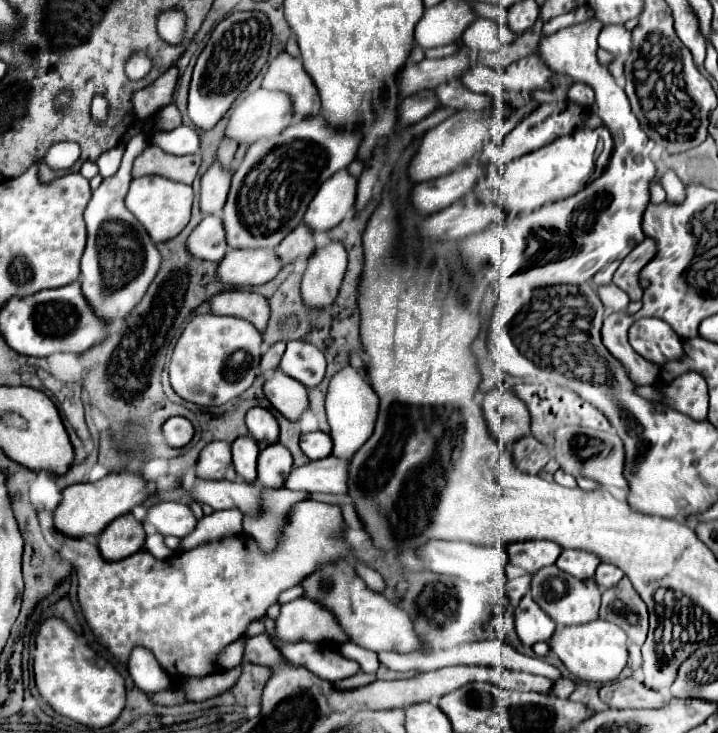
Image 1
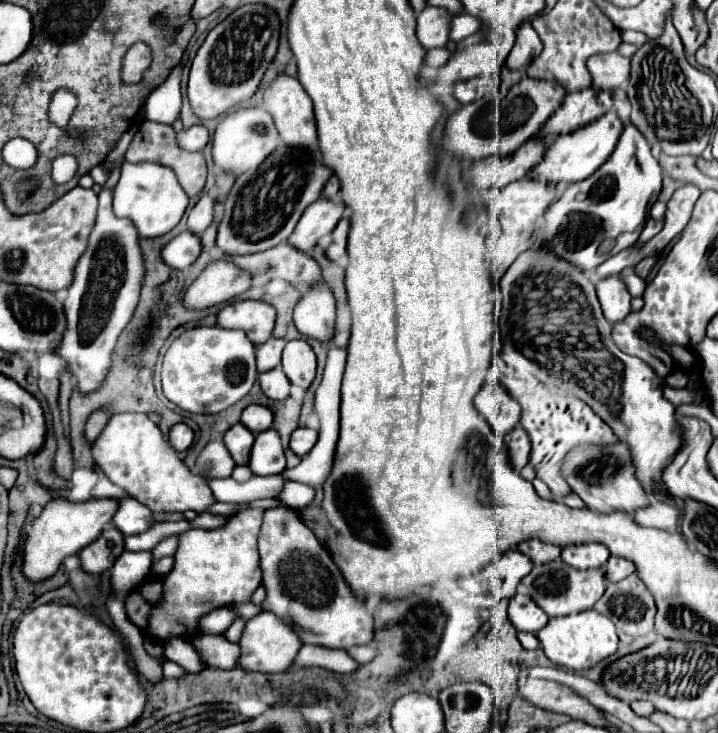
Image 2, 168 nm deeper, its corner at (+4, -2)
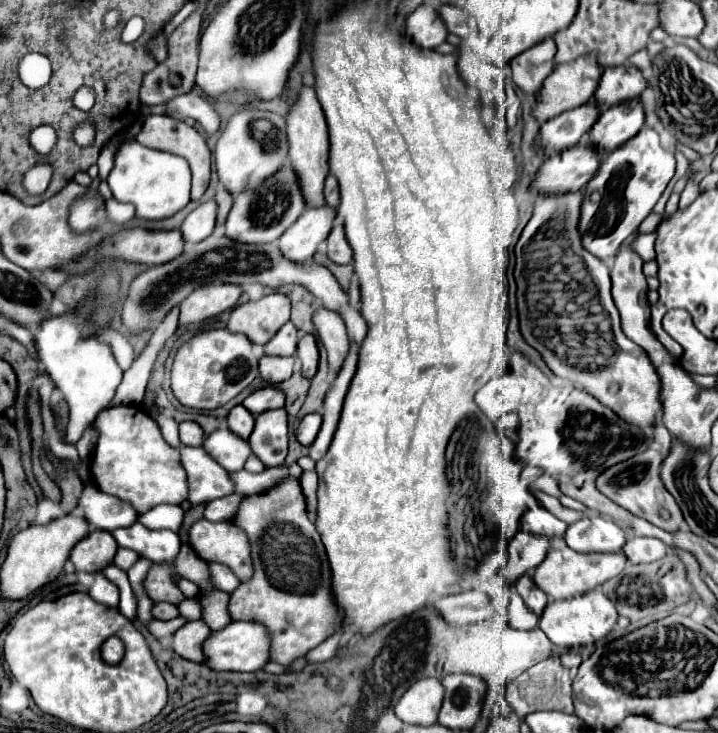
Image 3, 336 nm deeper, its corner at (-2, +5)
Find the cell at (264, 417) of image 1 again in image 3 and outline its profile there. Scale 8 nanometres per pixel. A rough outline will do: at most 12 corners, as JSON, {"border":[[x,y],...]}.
{"border":[[274,386],[252,392],[242,404],[254,414],[284,406]]}

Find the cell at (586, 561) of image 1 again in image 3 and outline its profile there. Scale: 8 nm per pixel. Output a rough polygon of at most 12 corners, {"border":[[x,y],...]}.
{"border":[[604,516],[568,526],[564,540],[580,552],[620,552],[624,530]]}

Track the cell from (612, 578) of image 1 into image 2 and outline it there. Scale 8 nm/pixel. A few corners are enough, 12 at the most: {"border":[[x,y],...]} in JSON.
{"border":[[610,557],[606,579],[622,581],[634,573],[634,563]]}

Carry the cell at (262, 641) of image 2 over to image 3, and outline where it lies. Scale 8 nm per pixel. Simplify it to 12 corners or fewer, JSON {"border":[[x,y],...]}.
{"border":[[230,622],[202,644],[204,666],[256,672],[270,638],[258,622]]}

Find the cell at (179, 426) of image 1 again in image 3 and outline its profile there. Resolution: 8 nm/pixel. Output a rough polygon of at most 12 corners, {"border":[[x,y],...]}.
{"border":[[196,422],[180,424],[184,446],[202,446],[204,430]]}

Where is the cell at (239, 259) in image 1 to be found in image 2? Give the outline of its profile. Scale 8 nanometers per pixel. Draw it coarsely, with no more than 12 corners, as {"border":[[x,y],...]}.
{"border":[[232,261],[208,263],[184,303],[206,309],[244,293],[250,273]]}

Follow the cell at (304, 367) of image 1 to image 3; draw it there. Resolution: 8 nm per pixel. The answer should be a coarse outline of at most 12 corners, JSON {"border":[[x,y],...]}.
{"border":[[312,334],[298,342],[304,378],[318,370],[318,346]]}

